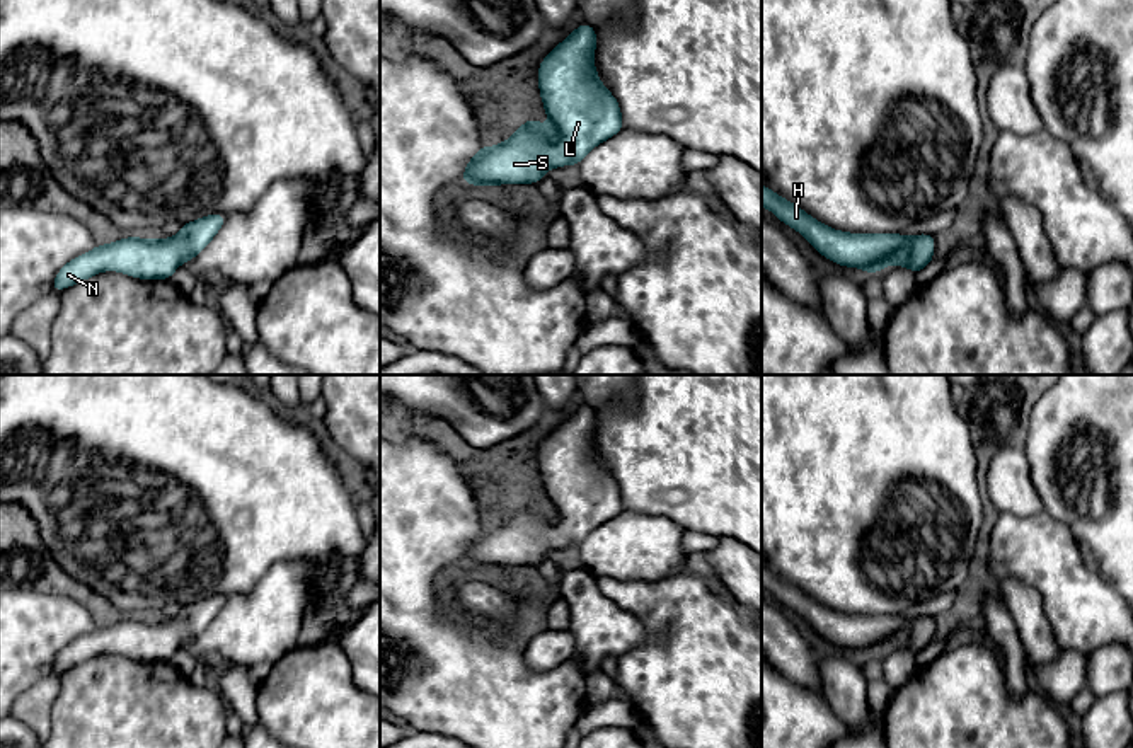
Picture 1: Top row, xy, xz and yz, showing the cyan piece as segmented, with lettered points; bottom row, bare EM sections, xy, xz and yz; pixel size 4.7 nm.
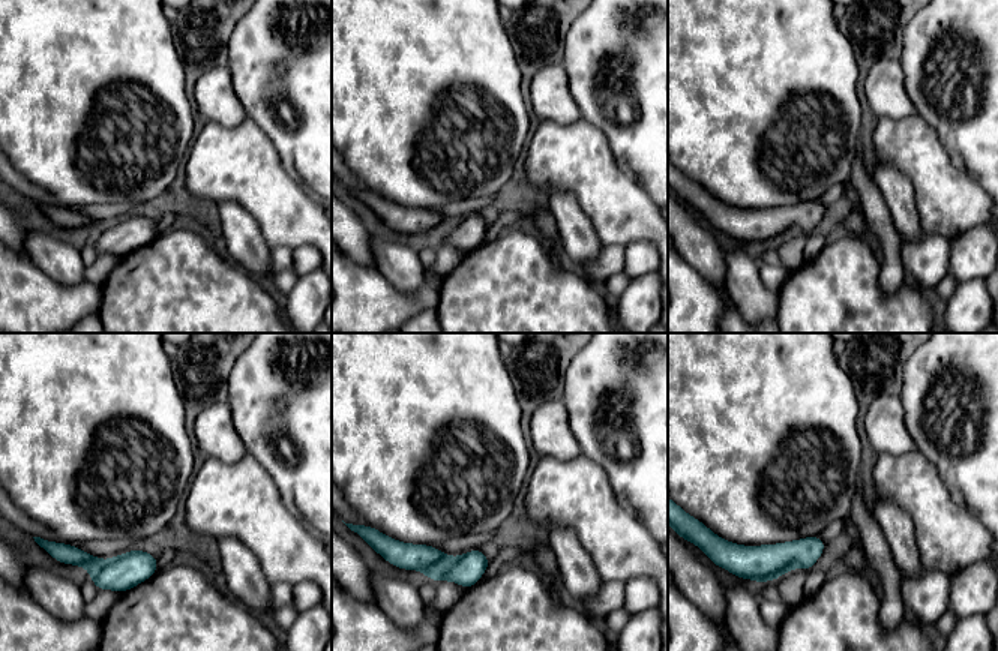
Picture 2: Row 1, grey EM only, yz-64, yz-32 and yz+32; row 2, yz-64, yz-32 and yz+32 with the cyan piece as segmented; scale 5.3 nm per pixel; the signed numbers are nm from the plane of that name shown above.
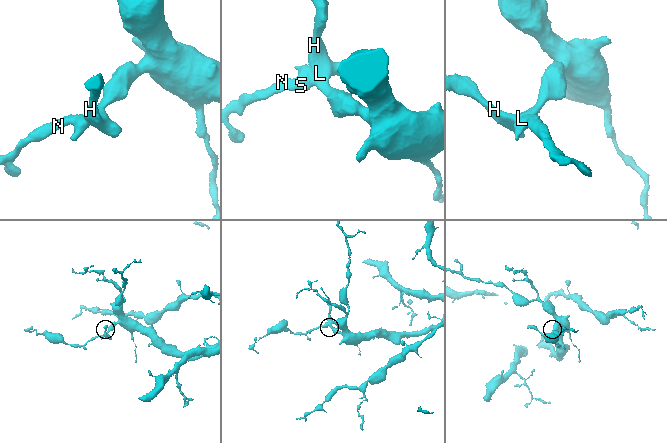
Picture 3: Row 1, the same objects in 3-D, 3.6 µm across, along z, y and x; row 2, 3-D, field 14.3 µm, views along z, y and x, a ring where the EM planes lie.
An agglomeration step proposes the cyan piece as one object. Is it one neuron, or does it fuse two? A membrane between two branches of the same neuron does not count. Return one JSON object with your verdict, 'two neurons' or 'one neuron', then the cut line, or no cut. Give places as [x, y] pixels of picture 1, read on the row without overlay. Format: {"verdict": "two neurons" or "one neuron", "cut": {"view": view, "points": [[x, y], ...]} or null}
{"verdict": "one neuron", "cut": null}

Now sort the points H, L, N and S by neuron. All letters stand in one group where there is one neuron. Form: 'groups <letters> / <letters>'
groups H L N S

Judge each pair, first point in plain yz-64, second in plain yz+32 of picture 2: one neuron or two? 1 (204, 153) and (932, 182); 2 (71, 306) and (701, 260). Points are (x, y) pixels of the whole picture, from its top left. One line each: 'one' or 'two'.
1: one
2: two

